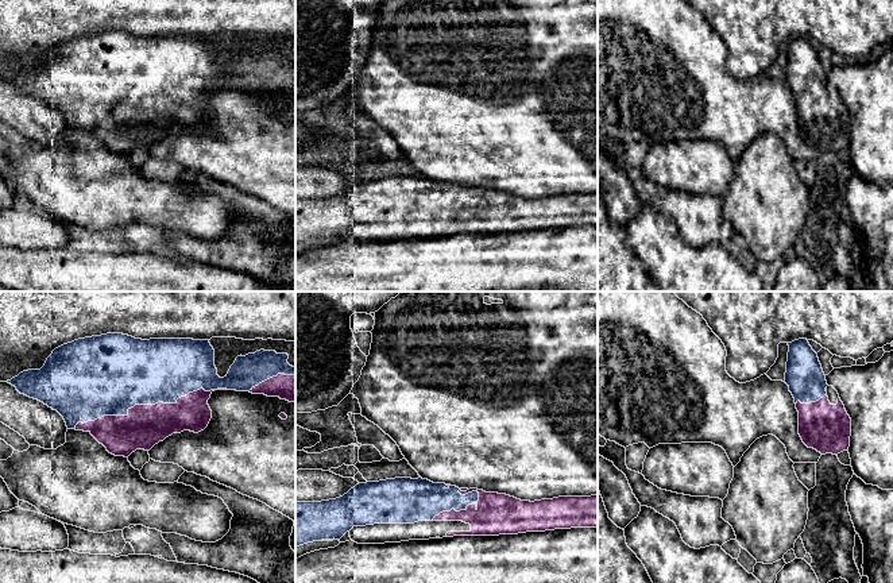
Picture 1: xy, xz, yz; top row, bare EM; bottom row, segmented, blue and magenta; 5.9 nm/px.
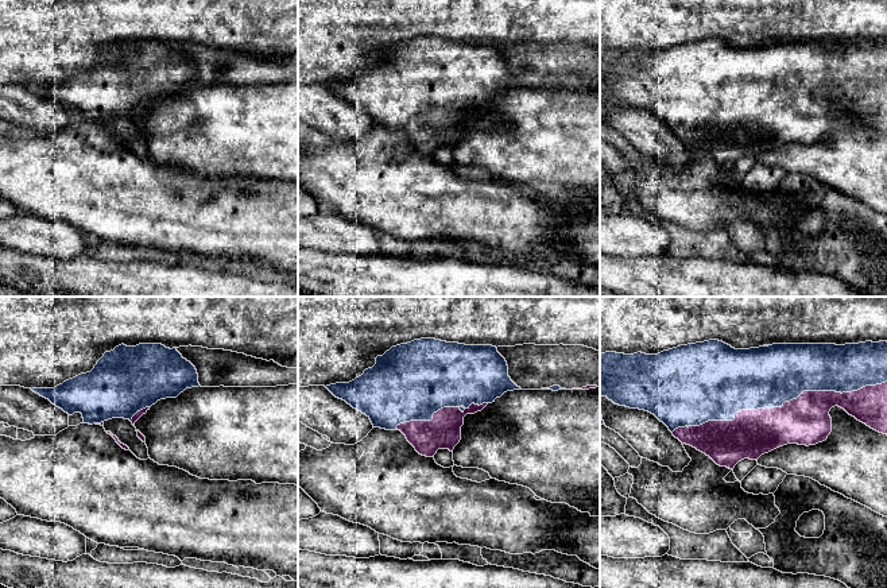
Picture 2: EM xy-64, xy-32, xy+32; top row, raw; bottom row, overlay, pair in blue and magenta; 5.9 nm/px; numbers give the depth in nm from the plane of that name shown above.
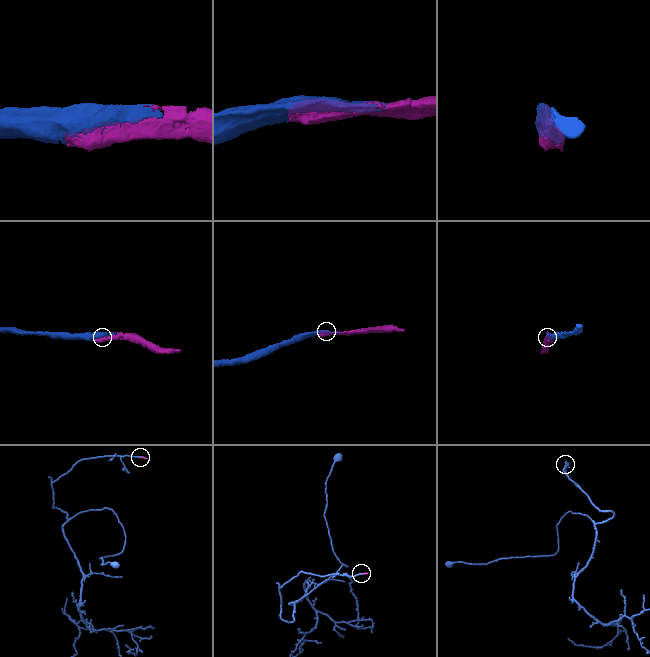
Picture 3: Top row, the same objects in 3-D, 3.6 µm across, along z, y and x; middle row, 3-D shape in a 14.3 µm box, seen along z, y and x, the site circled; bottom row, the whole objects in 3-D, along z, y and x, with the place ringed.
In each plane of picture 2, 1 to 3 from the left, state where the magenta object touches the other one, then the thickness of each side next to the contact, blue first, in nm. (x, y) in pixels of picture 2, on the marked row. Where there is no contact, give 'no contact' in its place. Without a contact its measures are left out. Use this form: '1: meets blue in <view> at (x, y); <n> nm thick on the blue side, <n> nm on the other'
1: meets blue in xy-64 at (139, 410); 400 nm thick on the blue side, 40 nm on the other
2: meets blue in xy-32 at (440, 409); 460 nm thick on the blue side, 200 nm on the other
3: meets blue in xy+32 at (777, 406); 360 nm thick on the blue side, 280 nm on the other

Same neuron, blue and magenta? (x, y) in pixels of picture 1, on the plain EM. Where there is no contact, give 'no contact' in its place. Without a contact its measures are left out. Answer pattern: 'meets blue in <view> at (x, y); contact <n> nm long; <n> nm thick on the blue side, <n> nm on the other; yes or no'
meets blue in xy at (142, 101); contact 850 nm long; 460 nm thick on the blue side, 260 nm on the other; yes

